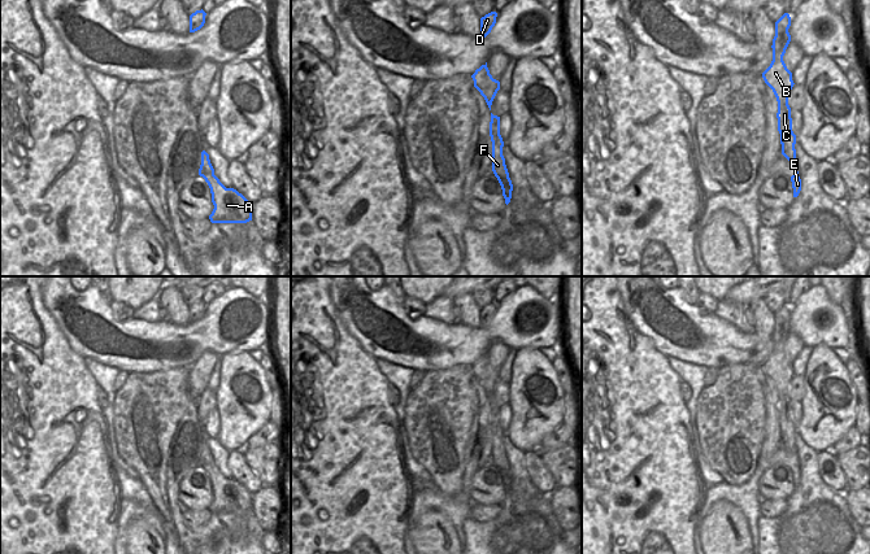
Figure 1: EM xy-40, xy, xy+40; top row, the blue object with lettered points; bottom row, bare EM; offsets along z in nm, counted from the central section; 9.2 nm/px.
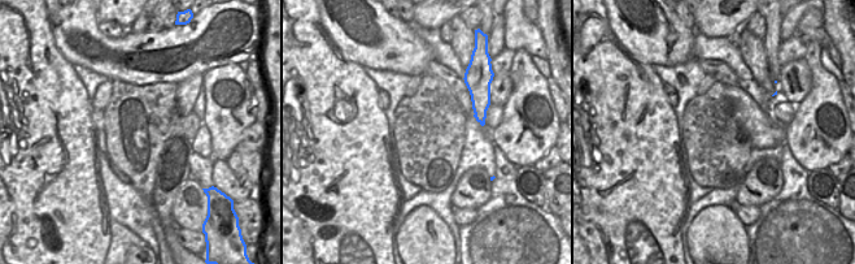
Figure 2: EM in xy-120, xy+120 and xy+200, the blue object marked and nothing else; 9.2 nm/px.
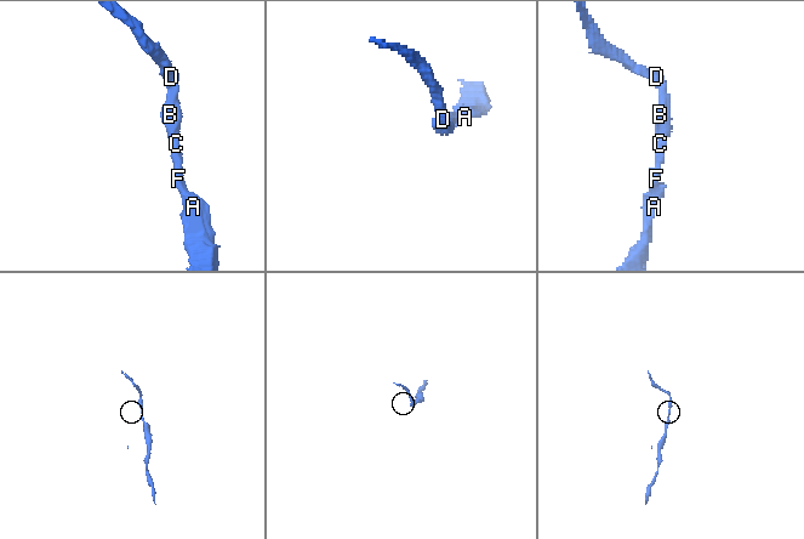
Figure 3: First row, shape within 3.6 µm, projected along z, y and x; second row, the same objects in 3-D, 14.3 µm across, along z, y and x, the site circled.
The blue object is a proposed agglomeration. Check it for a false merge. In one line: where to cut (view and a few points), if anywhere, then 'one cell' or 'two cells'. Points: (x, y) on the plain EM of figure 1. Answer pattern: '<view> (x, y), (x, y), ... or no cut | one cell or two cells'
no cut | one cell

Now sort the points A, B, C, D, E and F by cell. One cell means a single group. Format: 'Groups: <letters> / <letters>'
Groups: A B C D E F

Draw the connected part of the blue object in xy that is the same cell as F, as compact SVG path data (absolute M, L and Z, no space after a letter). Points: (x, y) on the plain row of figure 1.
M492 403L490 413L490 427L492 432L492 462L501 476L503 487L505 489L505 494L508 496L512 489L513 475L509 468L505 449L503 446L504 432L500 426L500 407L493 406Z

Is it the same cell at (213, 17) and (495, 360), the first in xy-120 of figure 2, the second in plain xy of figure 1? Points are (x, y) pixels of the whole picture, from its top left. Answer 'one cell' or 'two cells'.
two cells

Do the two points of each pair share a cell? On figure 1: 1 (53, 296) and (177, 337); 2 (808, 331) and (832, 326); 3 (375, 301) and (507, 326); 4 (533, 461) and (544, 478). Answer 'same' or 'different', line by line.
1: same
2: same
3: same
4: same

